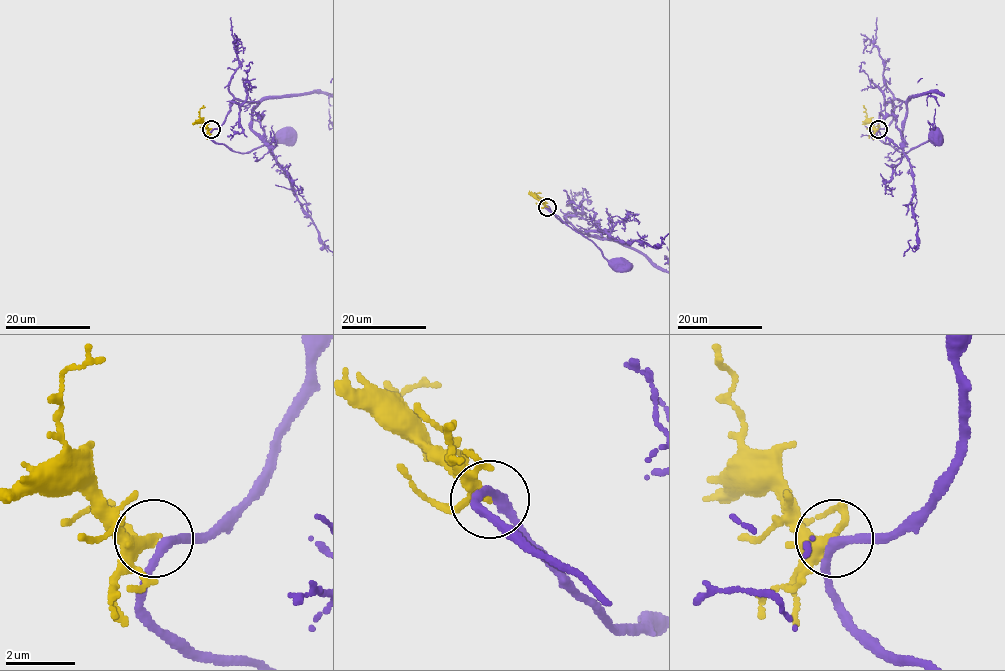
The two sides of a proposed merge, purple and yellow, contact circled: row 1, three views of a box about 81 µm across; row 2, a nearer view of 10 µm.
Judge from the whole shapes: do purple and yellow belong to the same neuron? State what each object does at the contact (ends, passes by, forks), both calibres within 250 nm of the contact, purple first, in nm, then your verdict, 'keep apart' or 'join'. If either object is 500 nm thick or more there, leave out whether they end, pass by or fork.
purple passes by; yellow passes by; calibres 240 and 300 nm; keep apart

